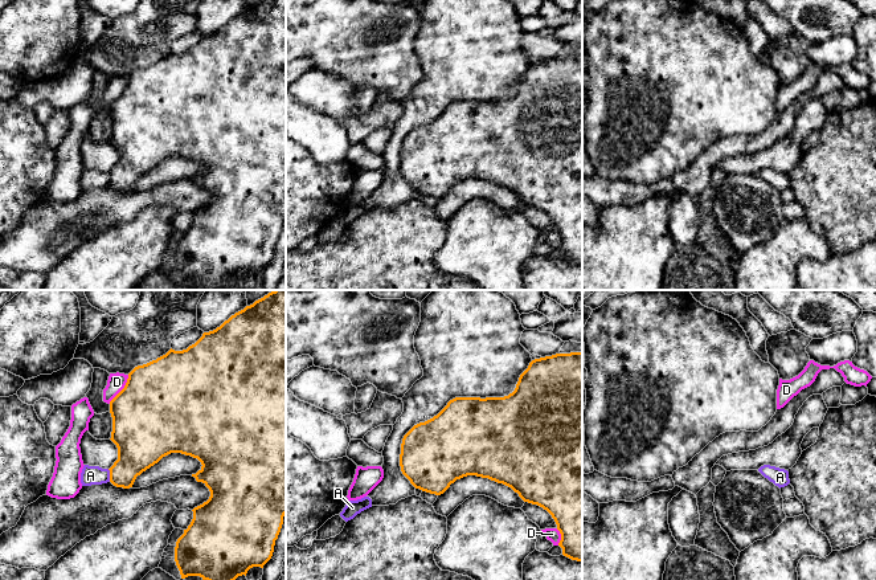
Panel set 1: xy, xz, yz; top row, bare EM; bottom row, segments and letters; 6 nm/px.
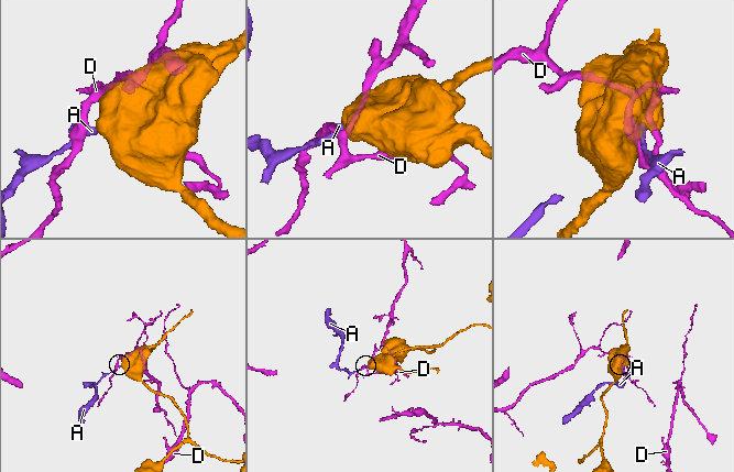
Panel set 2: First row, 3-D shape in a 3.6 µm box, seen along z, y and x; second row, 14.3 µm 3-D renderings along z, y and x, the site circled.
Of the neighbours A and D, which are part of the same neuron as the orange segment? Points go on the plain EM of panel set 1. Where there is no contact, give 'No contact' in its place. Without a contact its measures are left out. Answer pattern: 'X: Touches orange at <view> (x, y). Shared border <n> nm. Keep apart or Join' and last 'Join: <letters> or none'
A: Touches orange at xy (110, 179). Shared border 80 nm. Keep apart
D: Touches orange at xy (122, 93). Shared border 220 nm. Keep apart
Join: none

